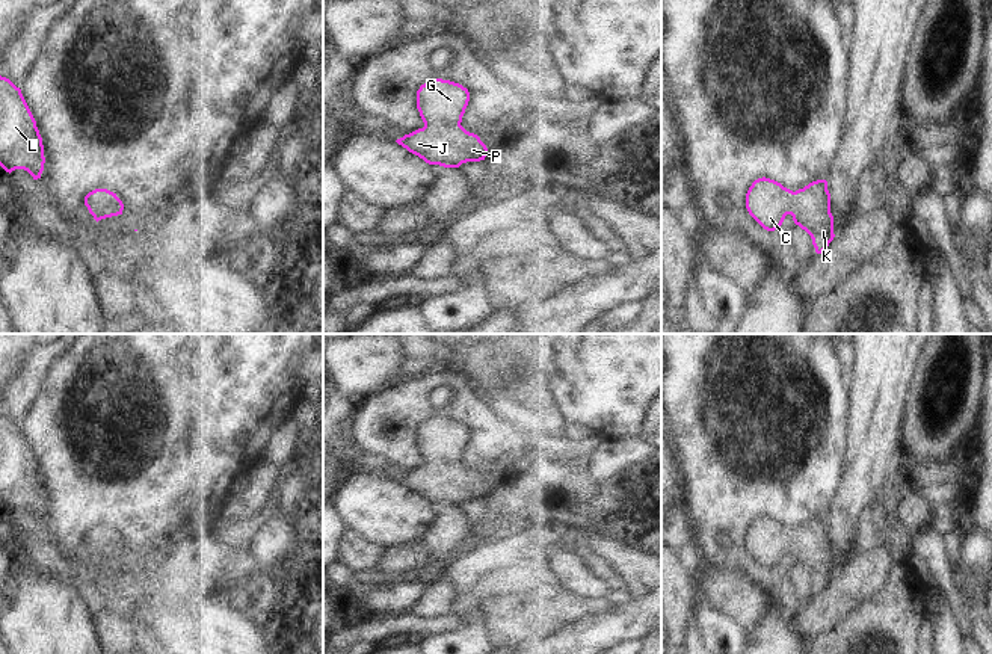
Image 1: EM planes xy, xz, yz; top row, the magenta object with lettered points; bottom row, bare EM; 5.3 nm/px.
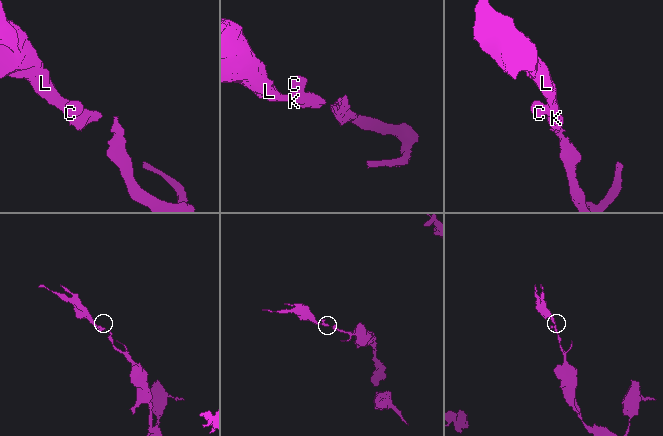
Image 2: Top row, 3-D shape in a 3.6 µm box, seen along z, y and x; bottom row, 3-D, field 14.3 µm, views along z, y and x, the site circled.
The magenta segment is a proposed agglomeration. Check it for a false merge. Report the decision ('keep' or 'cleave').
keep

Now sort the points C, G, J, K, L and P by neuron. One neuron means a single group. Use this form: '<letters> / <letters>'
C G J K L P

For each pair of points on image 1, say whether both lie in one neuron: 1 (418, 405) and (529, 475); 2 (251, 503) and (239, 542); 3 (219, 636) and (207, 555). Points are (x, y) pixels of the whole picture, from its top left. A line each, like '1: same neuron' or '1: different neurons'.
1: same neuron
2: different neurons
3: different neurons

